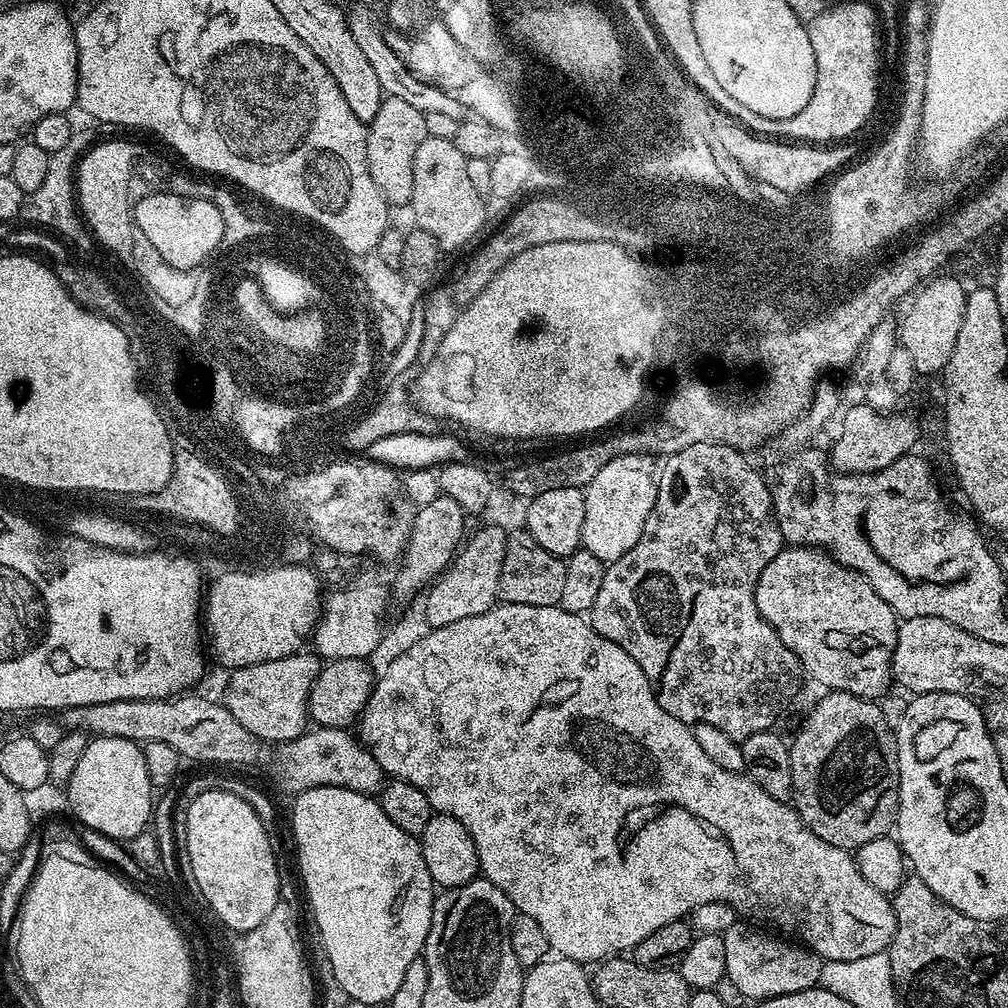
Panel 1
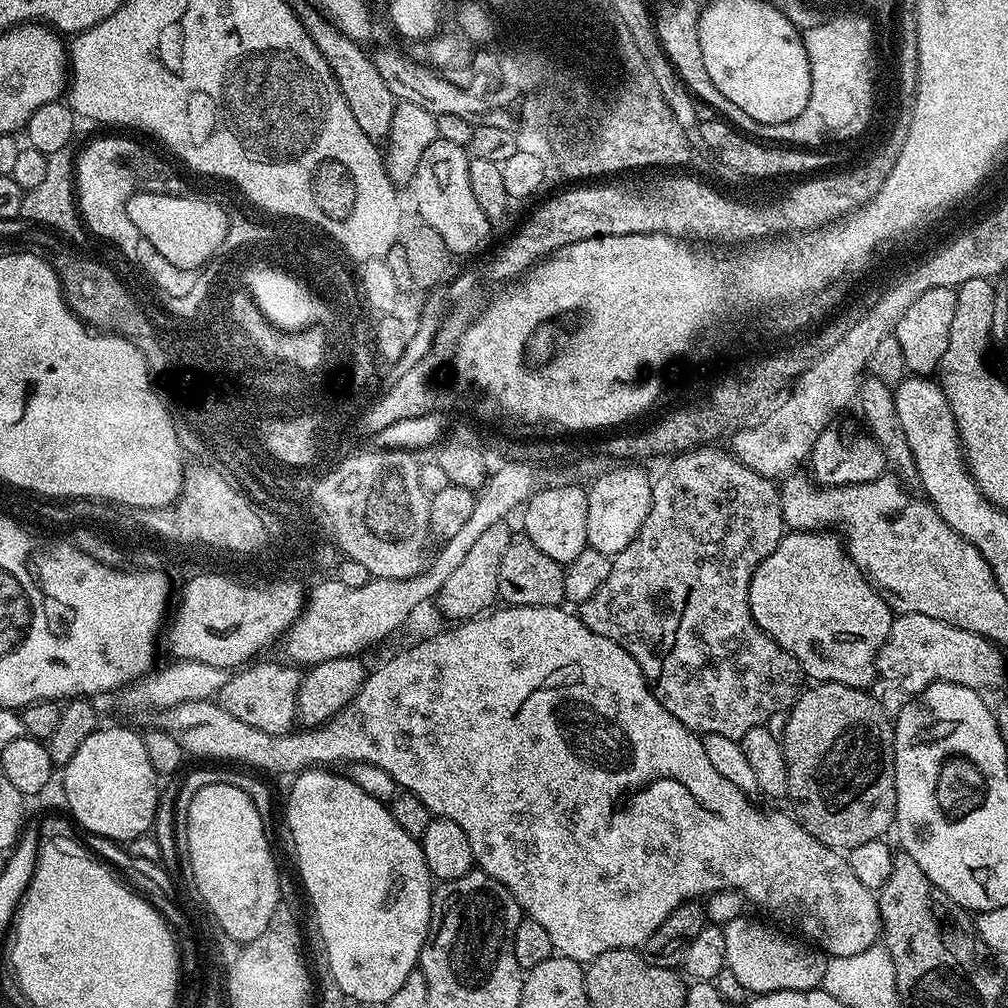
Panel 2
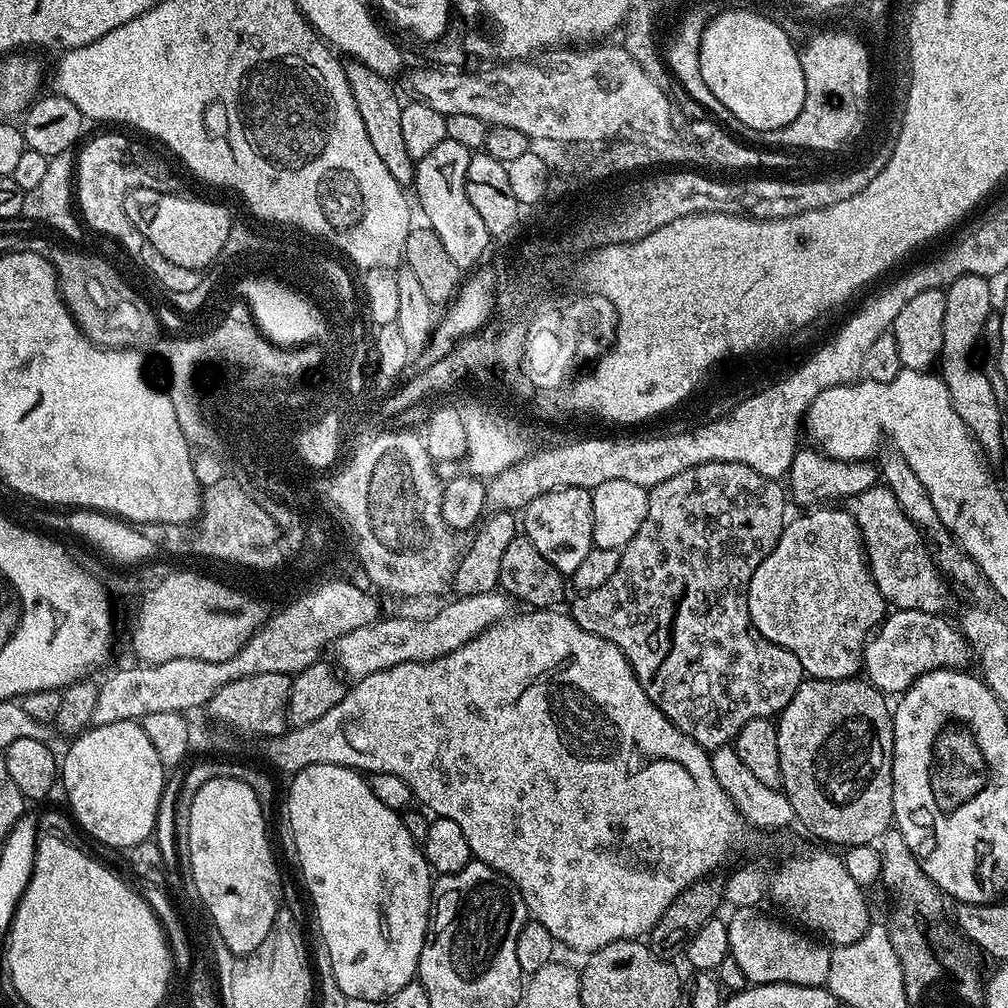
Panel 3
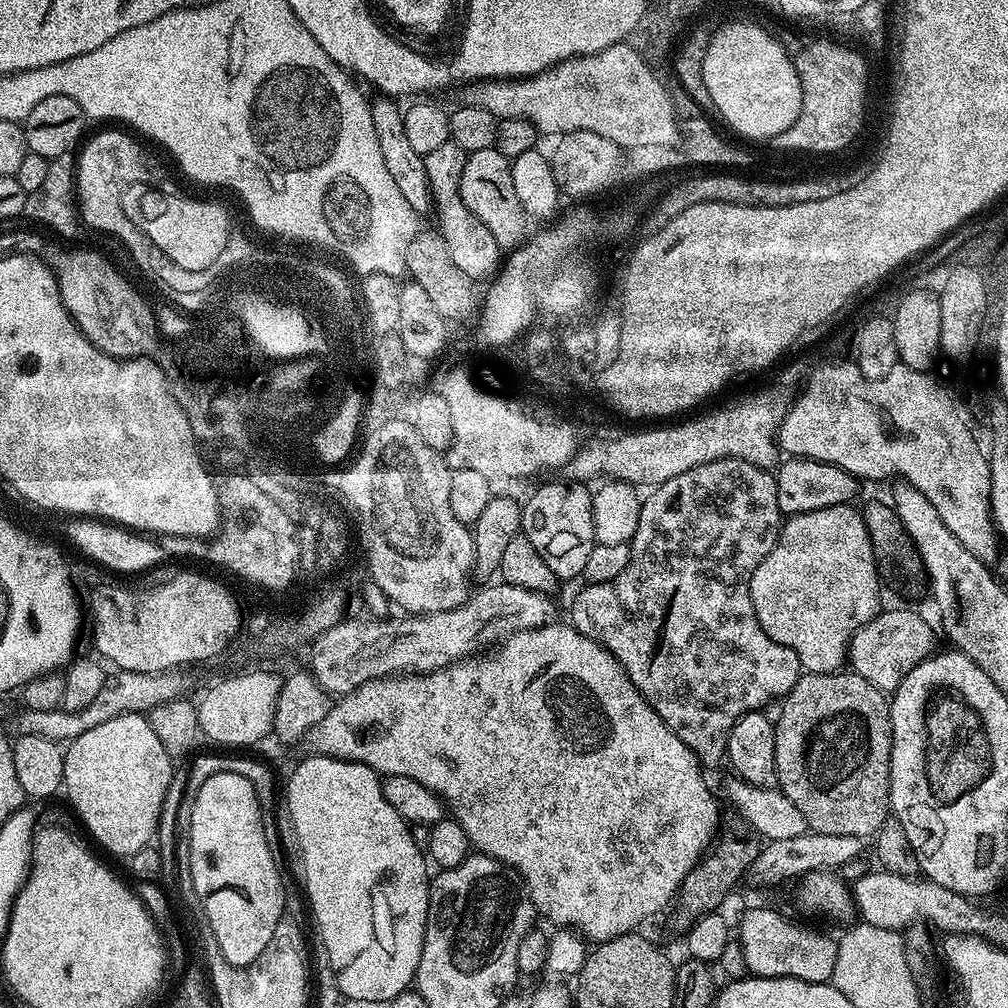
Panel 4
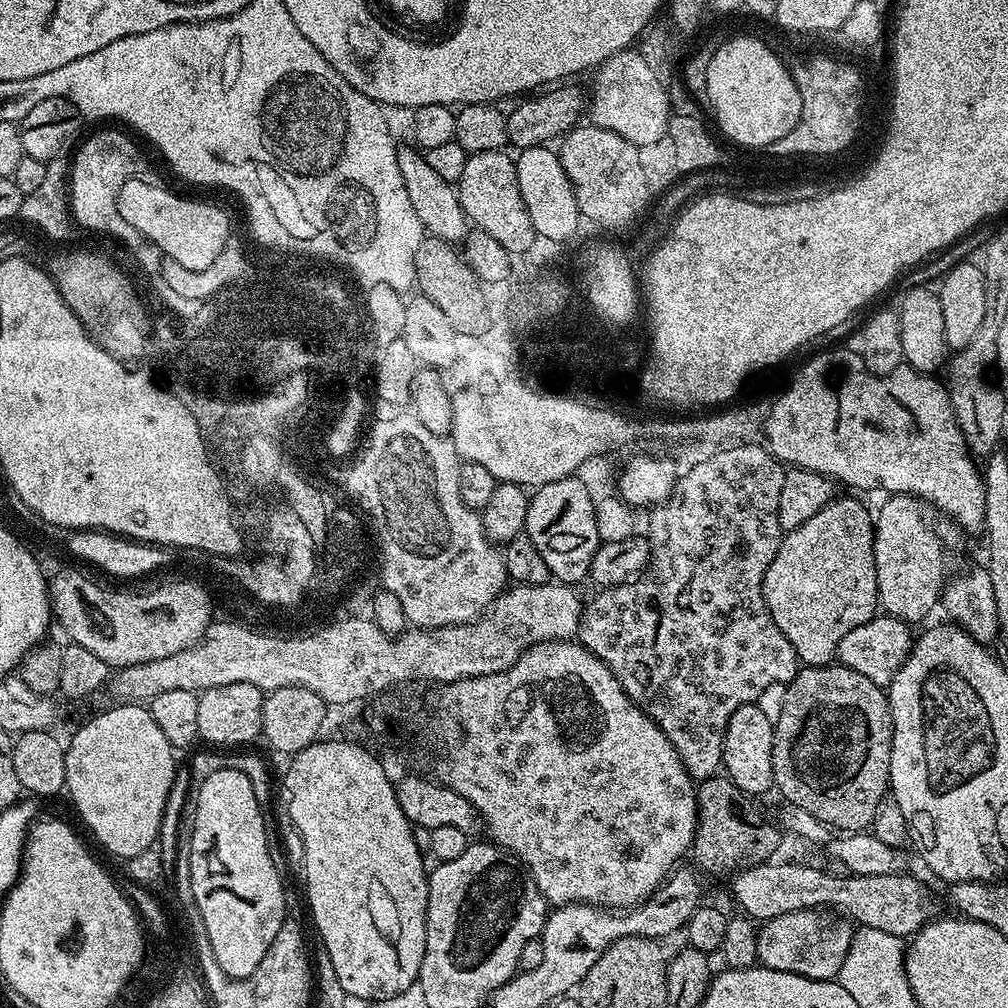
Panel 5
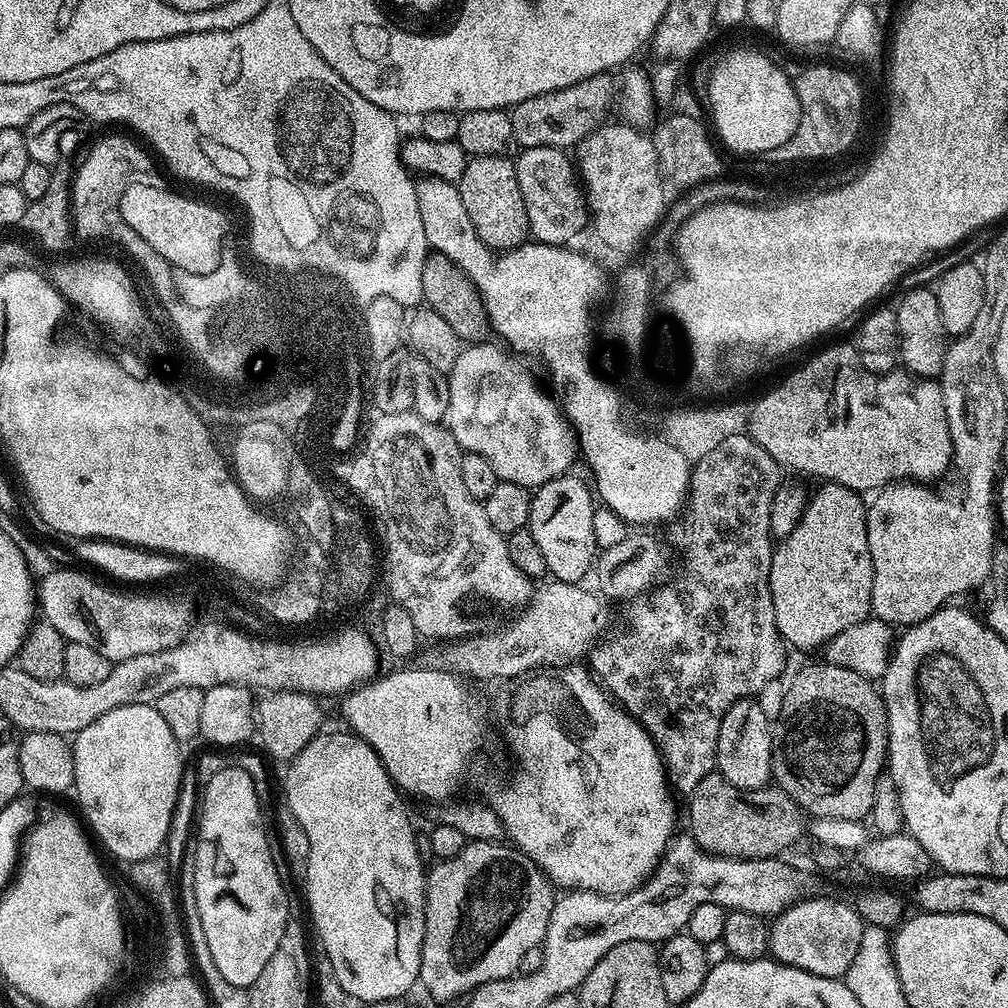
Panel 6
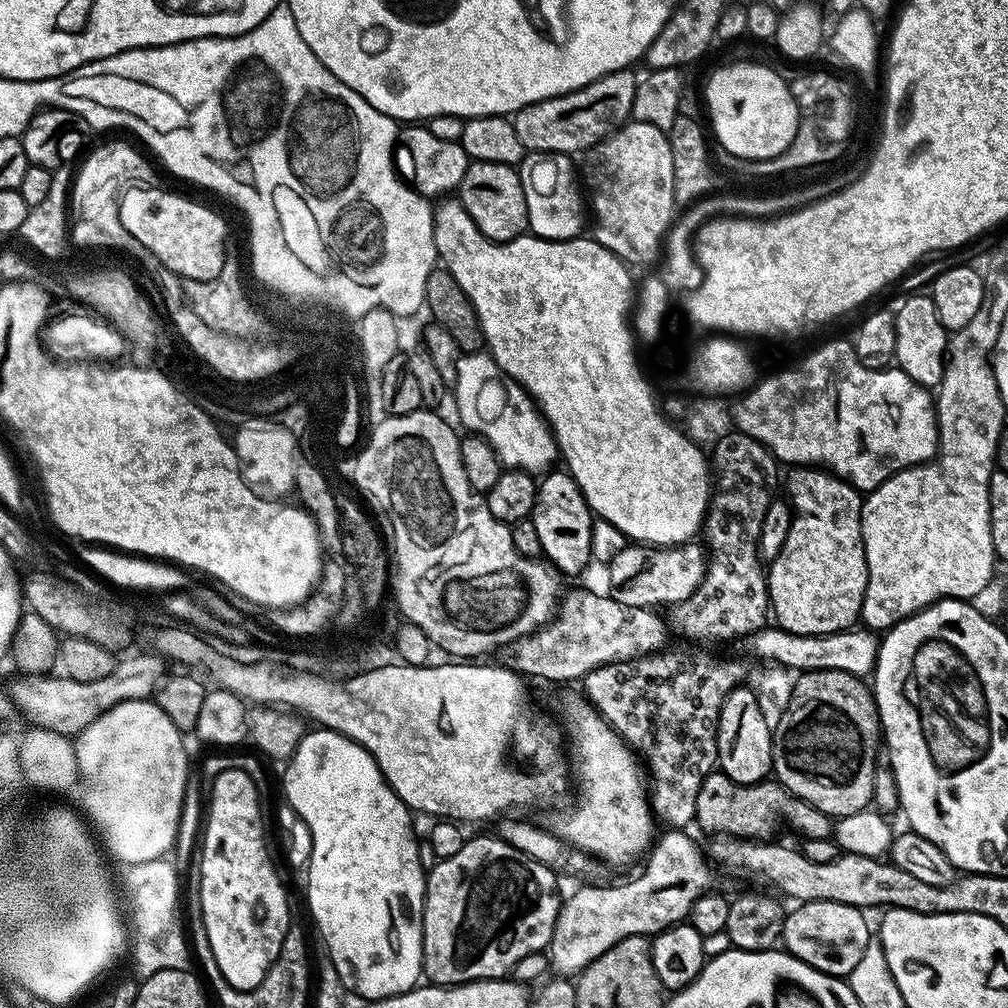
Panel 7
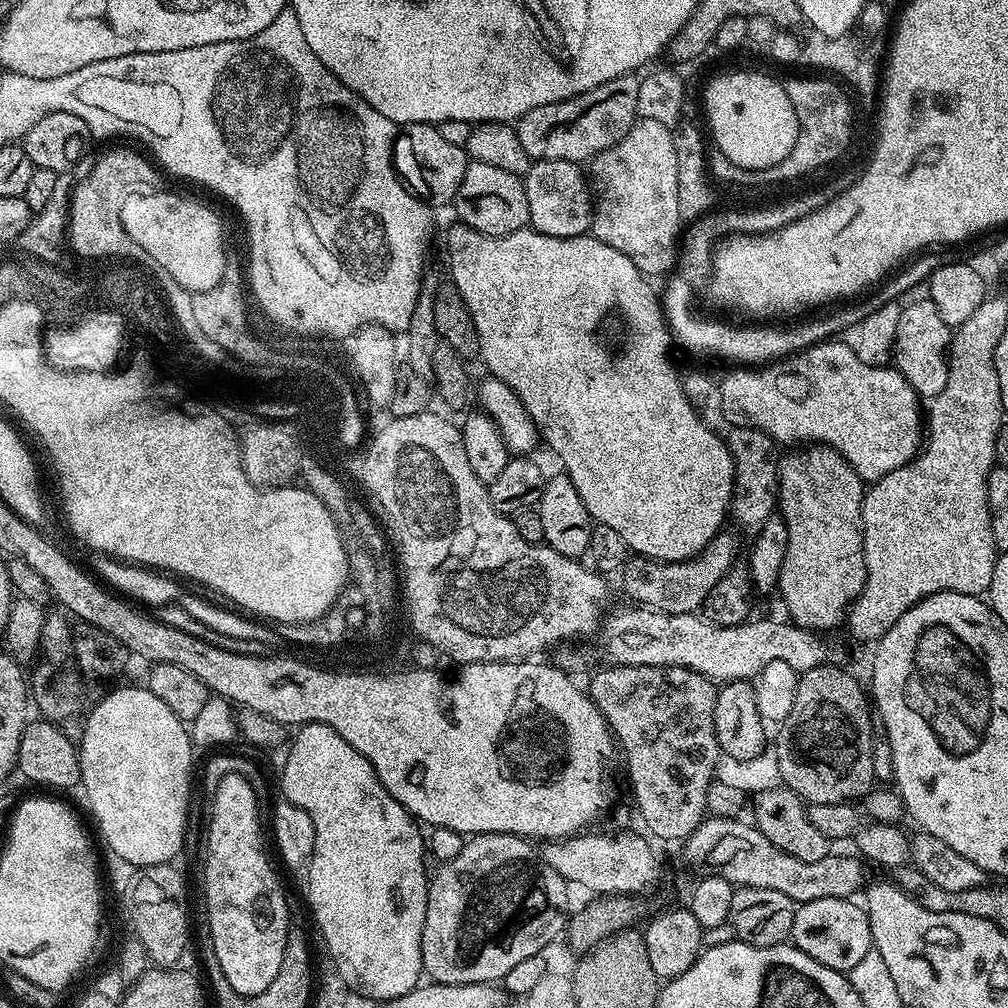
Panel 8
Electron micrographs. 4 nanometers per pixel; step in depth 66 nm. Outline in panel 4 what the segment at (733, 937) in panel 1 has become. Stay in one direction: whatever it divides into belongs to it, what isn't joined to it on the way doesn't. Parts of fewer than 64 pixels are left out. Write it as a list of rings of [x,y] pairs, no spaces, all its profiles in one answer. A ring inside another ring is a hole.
[[[750,908],[741,918],[736,936],[752,976],[793,977],[811,984],[831,981],[837,957],[836,940],[810,926],[798,924],[770,908]]]

